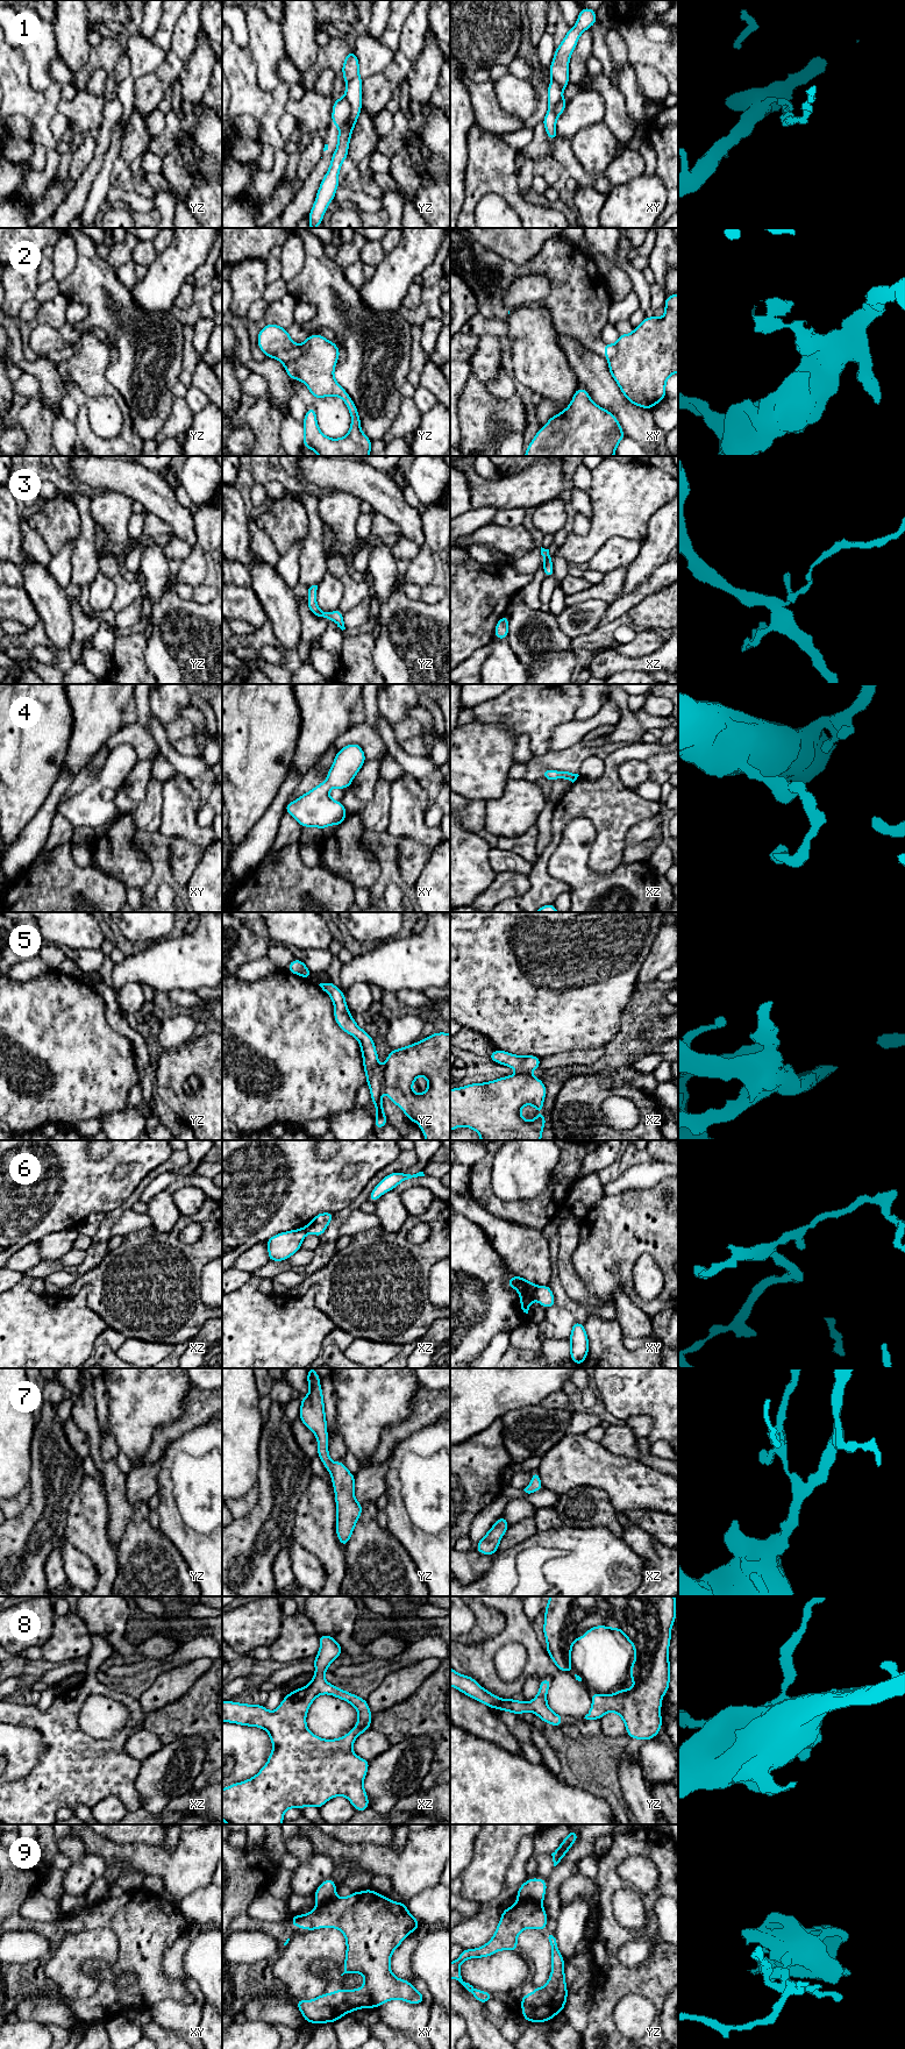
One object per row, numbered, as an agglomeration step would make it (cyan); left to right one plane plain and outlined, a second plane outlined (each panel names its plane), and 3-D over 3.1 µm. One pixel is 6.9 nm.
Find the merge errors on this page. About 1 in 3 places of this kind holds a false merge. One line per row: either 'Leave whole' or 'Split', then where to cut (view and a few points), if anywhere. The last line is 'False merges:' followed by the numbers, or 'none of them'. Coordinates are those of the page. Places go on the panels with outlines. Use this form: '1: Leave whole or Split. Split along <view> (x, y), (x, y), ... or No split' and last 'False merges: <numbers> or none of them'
1: Split. Split along yz (344, 94), (350, 114), (339, 127)
2: Split. Split along yz (297, 344), (265, 354)
3: Split. Split along xz (550, 559), (544, 563)
4: Leave whole. No split
5: Split. Split along yz (382, 1069), (383, 1079)
6: Split. Split along xy (537, 1287), (533, 1297)
7: Leave whole. No split
8: Leave whole. No split
9: Split. Split along yz (518, 1900), (533, 1900), (541, 1904)
False merges: 1, 2, 3, 5, 6, 9

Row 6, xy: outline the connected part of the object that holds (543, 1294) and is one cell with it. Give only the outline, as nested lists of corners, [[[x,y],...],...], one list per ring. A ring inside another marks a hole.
[[[540,1286],[536,1288],[534,1299],[544,1308],[548,1309],[556,1304],[554,1294],[550,1289],[550,1286]]]

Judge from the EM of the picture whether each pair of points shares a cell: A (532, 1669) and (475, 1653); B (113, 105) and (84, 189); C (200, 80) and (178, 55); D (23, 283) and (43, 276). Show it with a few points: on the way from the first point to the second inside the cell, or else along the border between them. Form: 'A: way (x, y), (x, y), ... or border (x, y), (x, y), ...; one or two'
A: way (515, 1685), (500, 1686), (484, 1670); one
B: way (107, 126), (104, 143), (94, 168); one
C: border (197, 38), (194, 50), (177, 78); two
D: border (36, 276), (38, 284); two

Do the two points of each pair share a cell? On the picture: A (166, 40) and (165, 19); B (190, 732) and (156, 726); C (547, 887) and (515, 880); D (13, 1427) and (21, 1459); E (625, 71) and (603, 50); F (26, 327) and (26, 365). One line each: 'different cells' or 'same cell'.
A: same cell
B: different cells
C: different cells
D: same cell
E: same cell
F: different cells

